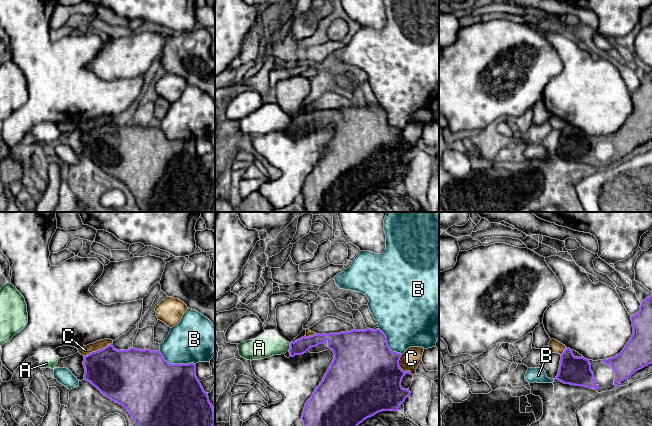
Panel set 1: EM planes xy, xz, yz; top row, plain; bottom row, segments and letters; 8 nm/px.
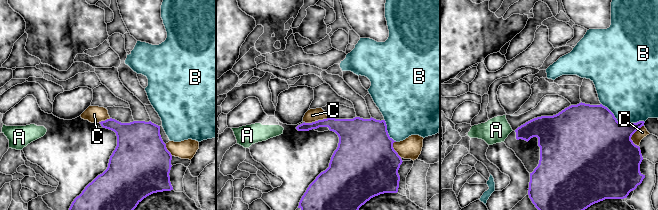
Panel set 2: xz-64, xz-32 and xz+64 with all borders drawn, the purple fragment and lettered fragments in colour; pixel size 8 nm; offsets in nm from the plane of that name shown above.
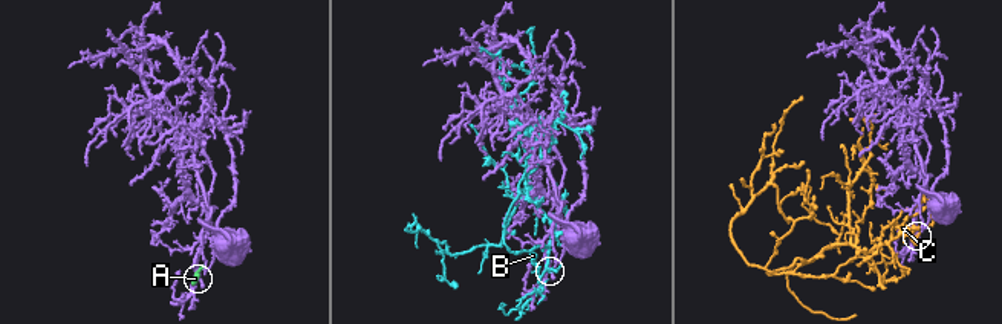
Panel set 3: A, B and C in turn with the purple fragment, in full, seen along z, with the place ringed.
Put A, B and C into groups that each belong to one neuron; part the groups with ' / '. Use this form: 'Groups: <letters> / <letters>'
Groups: A / B / C

